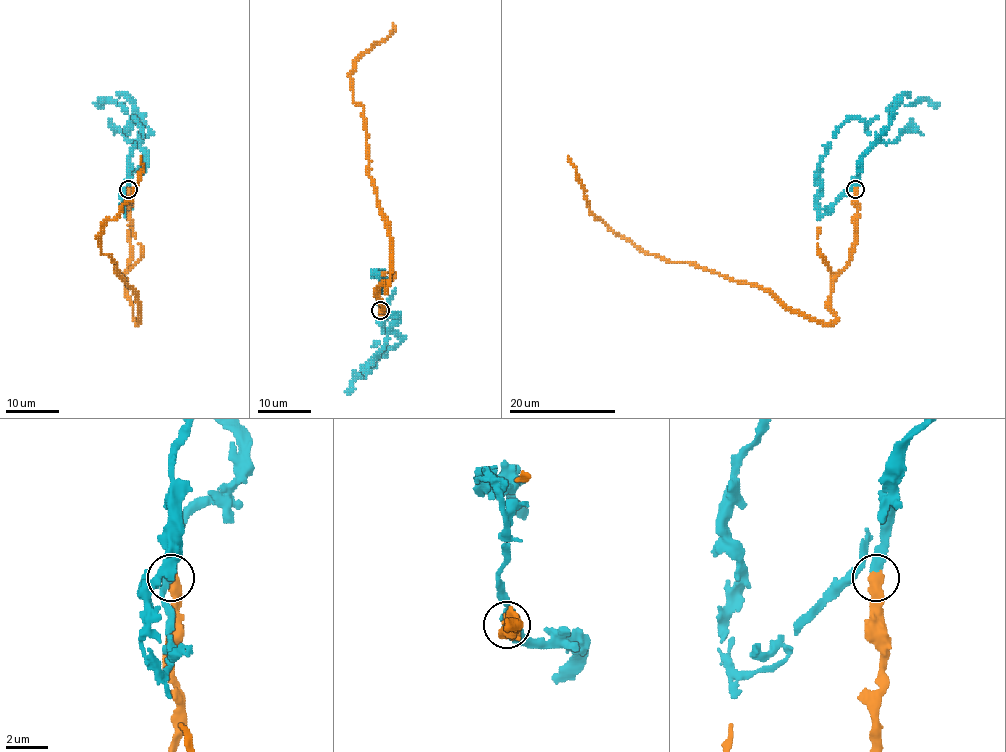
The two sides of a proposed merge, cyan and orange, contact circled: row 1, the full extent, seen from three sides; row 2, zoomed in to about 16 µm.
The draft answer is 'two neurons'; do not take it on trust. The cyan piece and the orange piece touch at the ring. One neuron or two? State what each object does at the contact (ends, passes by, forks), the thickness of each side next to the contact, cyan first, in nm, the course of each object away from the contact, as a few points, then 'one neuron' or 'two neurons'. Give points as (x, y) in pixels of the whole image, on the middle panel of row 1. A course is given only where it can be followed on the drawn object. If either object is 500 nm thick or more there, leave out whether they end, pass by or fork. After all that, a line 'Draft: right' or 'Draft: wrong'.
240 nm thick on the cyan side, 600 nm on the other; cyan runs (380, 310), (396, 315), (392, 330), (400, 342), (355, 380), (351, 395); orange runs (380, 310), (390, 241), (349, 73), (393, 22); one neuron
Draft: wrong

